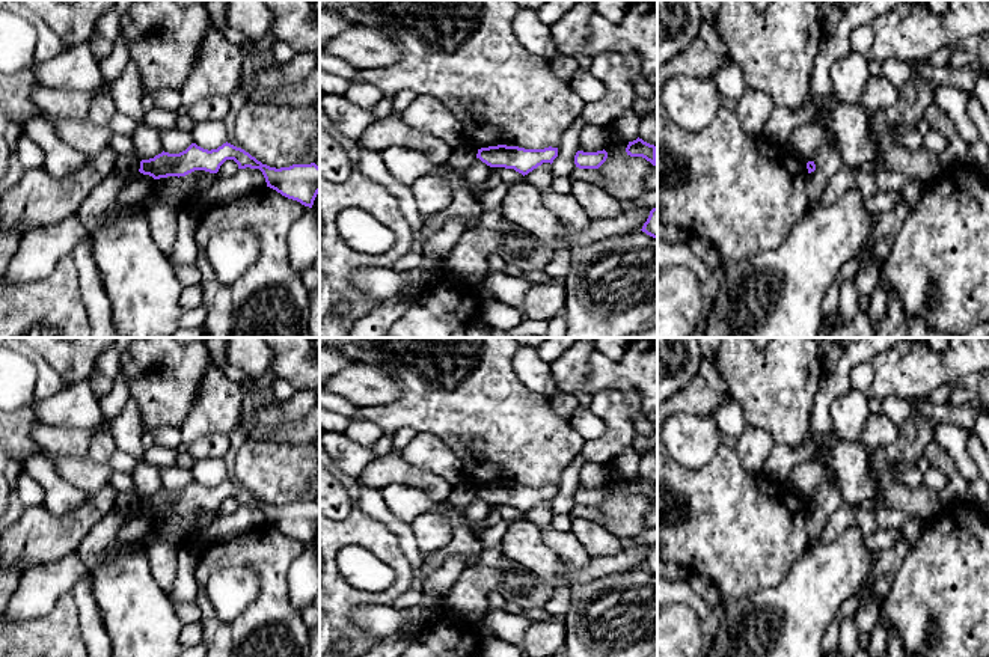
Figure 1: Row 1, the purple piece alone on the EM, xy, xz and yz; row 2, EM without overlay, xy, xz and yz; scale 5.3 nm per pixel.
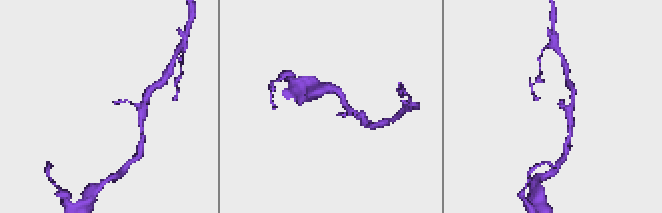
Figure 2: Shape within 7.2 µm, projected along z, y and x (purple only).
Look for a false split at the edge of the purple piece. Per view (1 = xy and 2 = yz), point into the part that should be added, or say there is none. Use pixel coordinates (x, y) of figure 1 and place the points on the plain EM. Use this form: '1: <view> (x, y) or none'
1: none
2: none

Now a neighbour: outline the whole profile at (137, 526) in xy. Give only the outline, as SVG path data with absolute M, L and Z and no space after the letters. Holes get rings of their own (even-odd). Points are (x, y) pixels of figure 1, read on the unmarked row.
M137 509L128 515L118 533L118 544L128 545L143 541L155 532L154 515Z

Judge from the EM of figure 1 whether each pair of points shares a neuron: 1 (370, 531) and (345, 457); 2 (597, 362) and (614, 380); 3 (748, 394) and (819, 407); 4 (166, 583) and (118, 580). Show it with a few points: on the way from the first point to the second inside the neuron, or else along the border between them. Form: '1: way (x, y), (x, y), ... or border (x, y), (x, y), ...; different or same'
1: border (344, 473), (353, 478); different
2: way (600, 366), (609, 375); same
3: border (823, 372), (814, 397), (808, 433), (802, 440); different
4: border (145, 550), (151, 576), (168, 594); different

